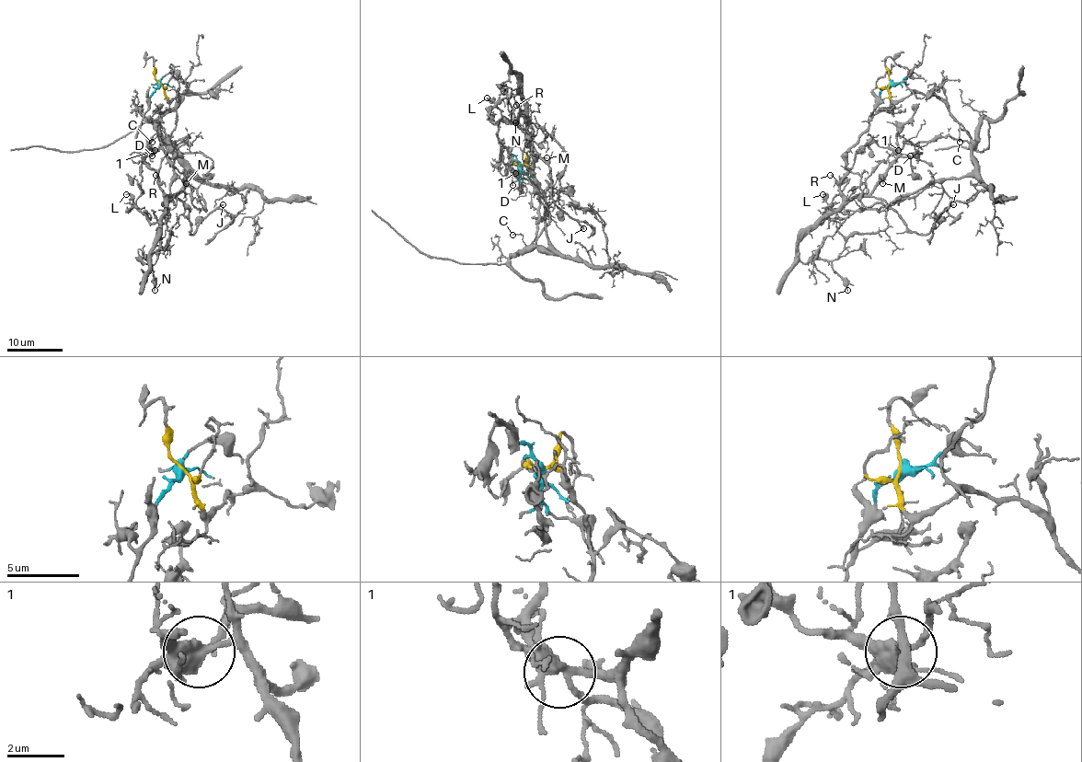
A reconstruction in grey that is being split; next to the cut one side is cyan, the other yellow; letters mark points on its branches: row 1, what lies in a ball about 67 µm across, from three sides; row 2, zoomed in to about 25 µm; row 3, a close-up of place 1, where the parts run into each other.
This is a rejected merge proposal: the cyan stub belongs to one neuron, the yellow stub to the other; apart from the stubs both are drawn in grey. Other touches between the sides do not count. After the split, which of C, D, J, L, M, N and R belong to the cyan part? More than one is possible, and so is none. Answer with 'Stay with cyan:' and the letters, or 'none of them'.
Stay with cyan: D, J, L, M, N, R

